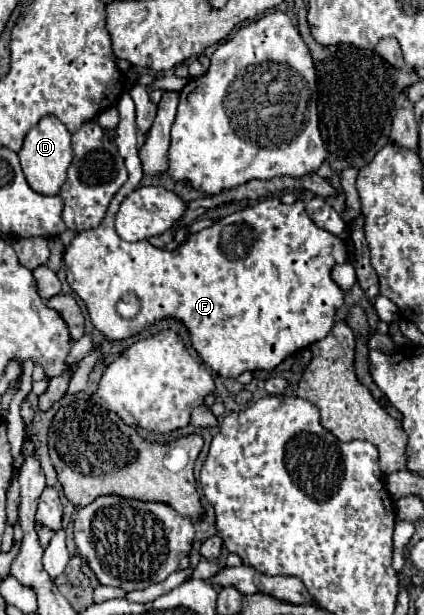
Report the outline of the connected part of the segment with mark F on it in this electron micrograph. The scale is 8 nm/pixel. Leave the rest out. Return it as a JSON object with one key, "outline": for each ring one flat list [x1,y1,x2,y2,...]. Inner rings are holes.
{"outline":[[127,92,121,96,117,108,121,122,117,126,115,144,119,148,119,154,125,158,129,178,113,196,103,222,93,230,79,232,67,246,63,258,67,268,67,282,73,292,85,302,91,324,109,340,123,340,137,334,155,320,179,318,189,328,191,344,199,352,201,360,213,372,227,378,237,378,245,370,273,370,289,354,299,352,325,338,333,328,335,310,343,304,343,290,331,280,329,272,337,262,345,262,345,244,335,234,317,228,305,214,305,204,301,200,291,206,281,204,279,200,263,200,251,208,233,212,227,218,215,222,211,228,191,234,189,242,181,244,173,252,155,248,147,240,131,244,117,236,113,217,123,198,131,194,143,178,135,142,135,104],[125,294,135,294,141,302,141,310,133,318,135,322,121,318,115,310,117,302]]}

